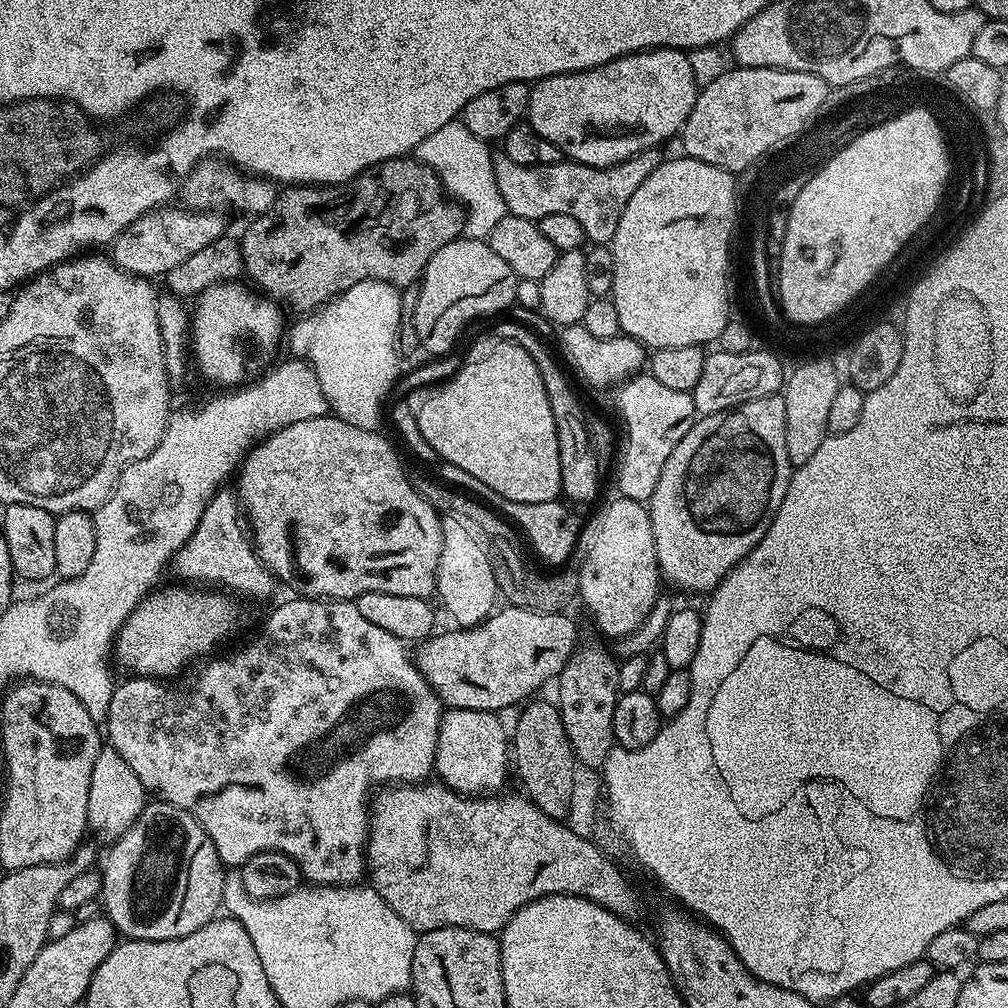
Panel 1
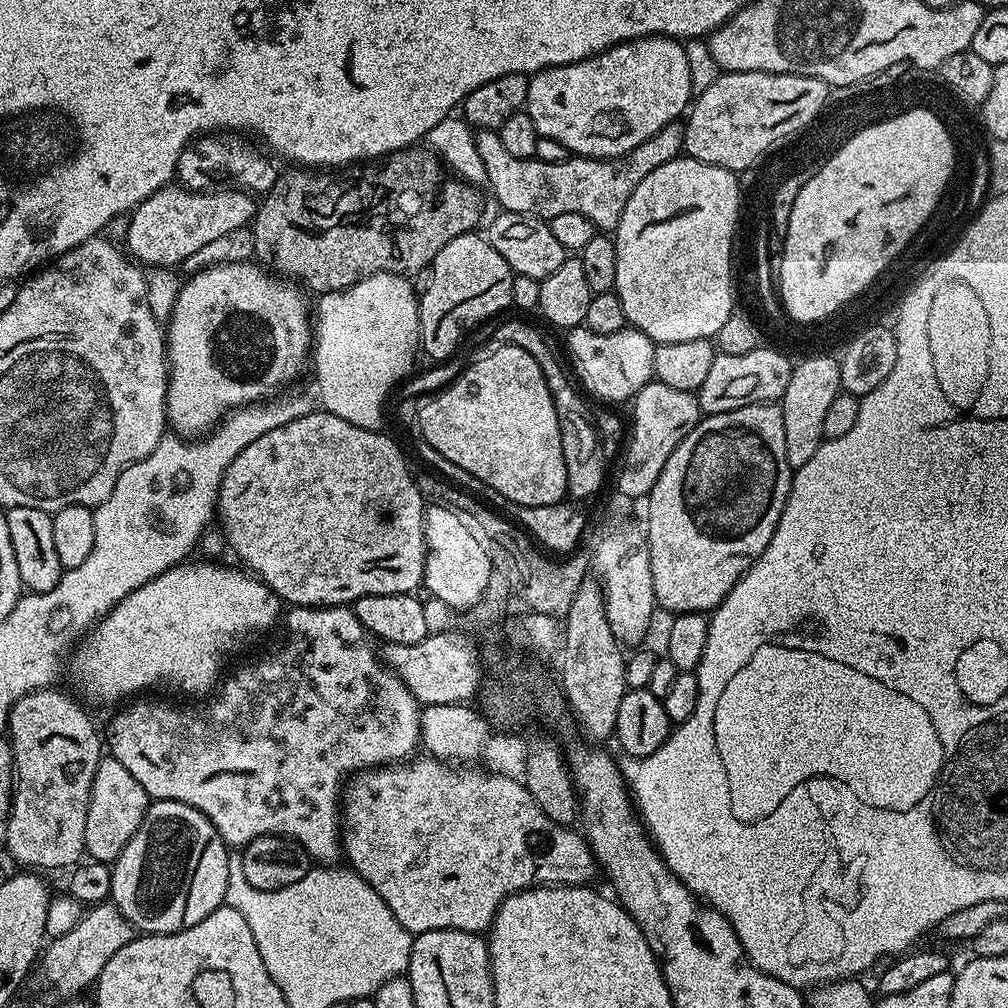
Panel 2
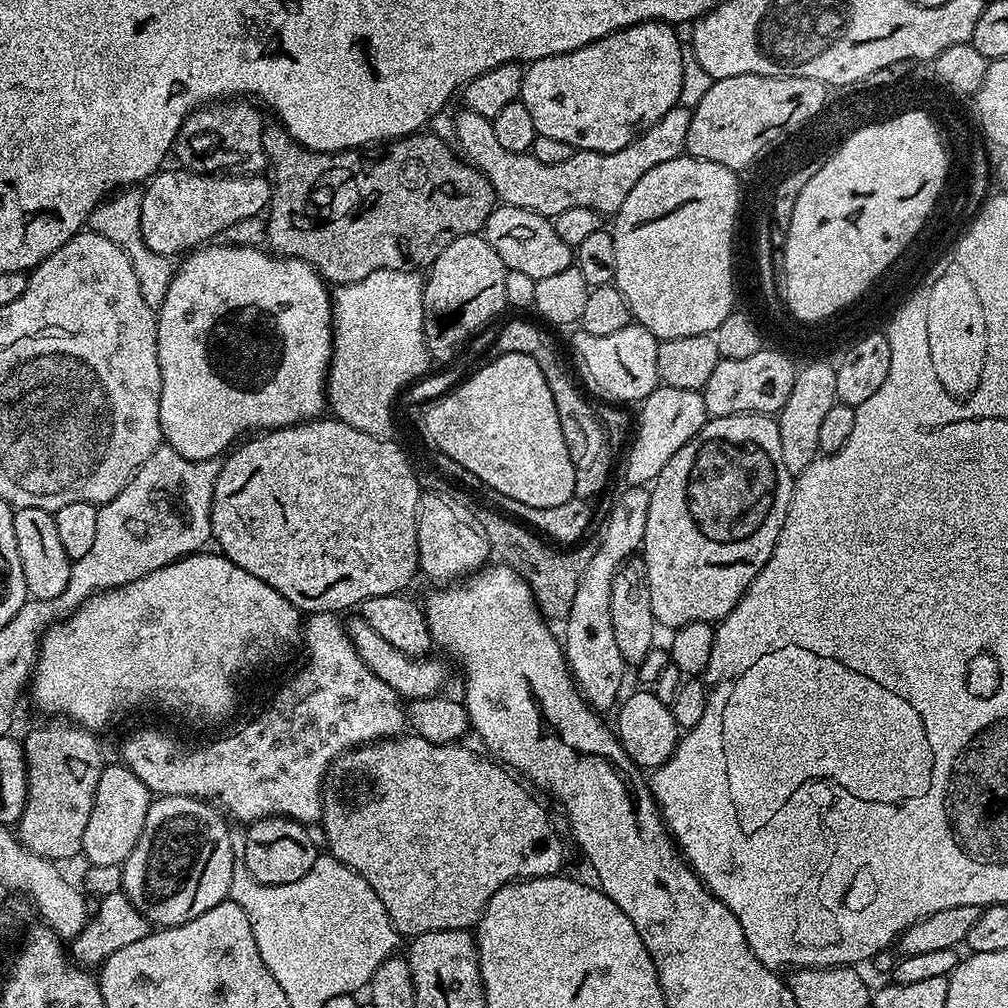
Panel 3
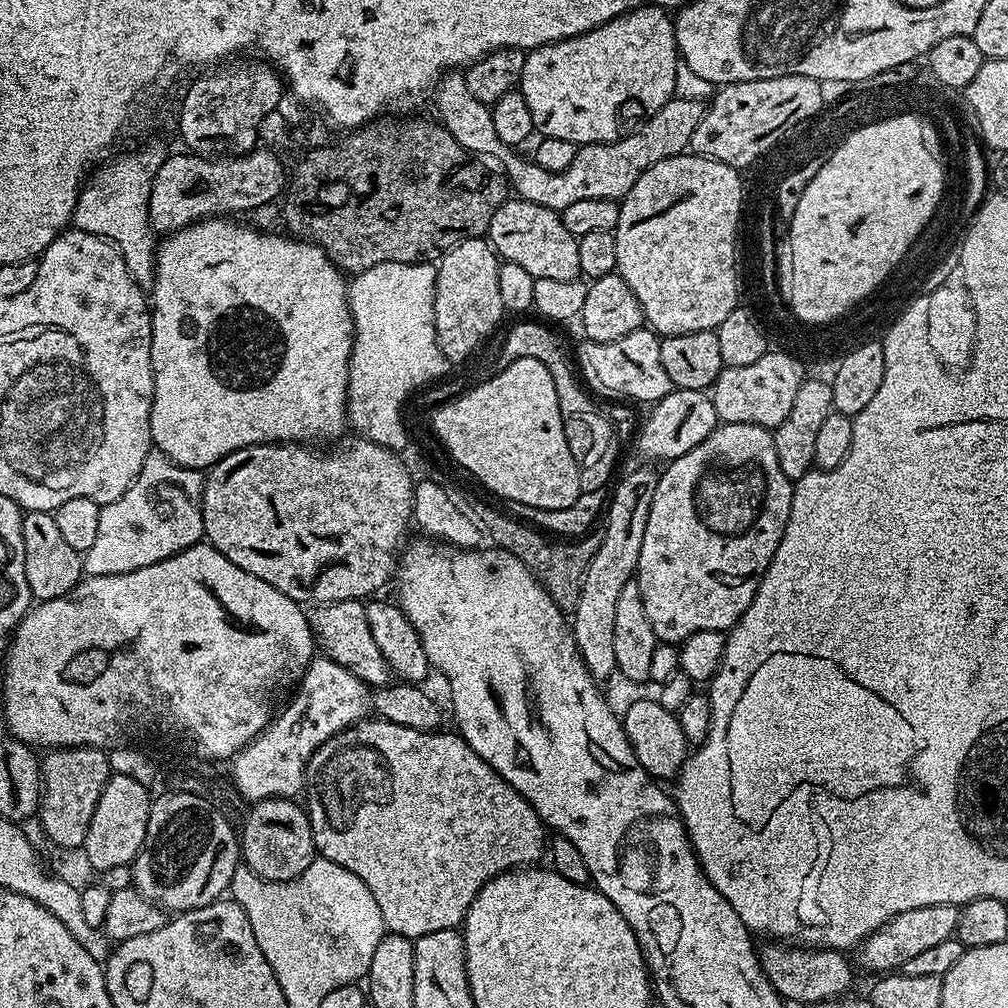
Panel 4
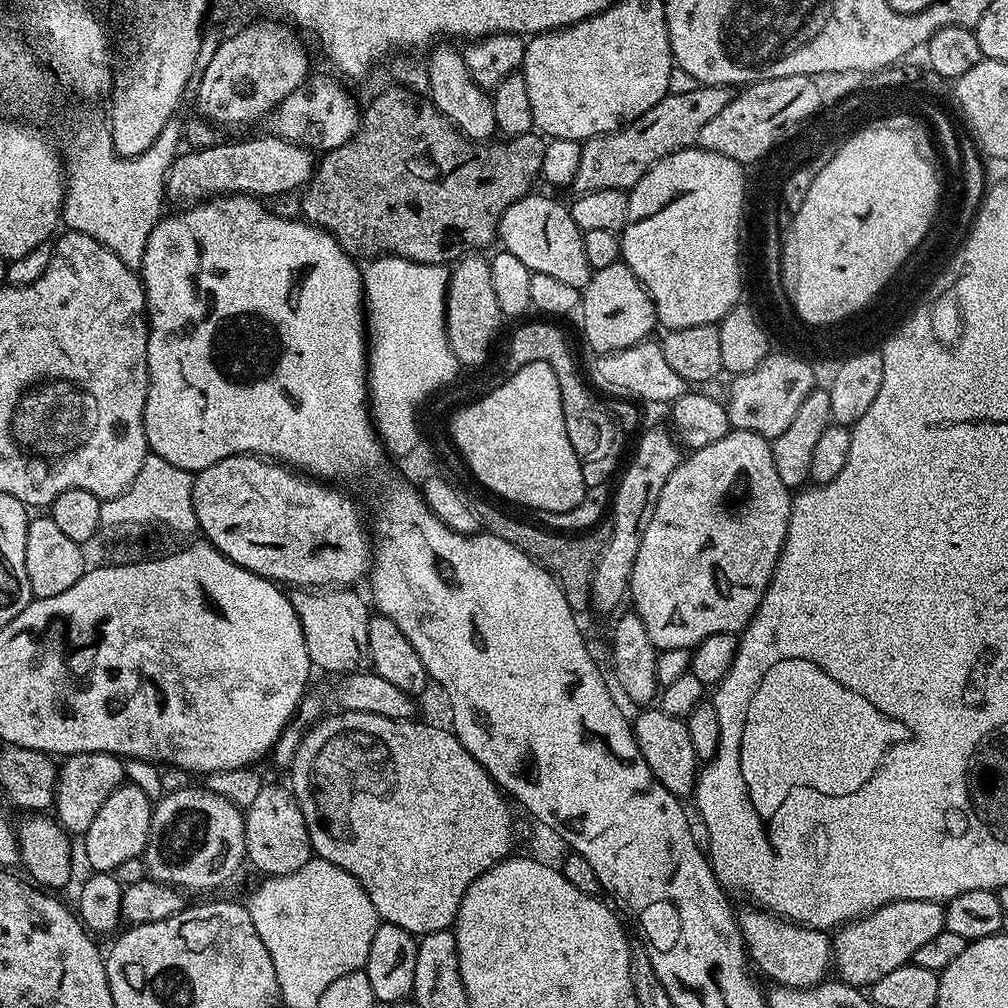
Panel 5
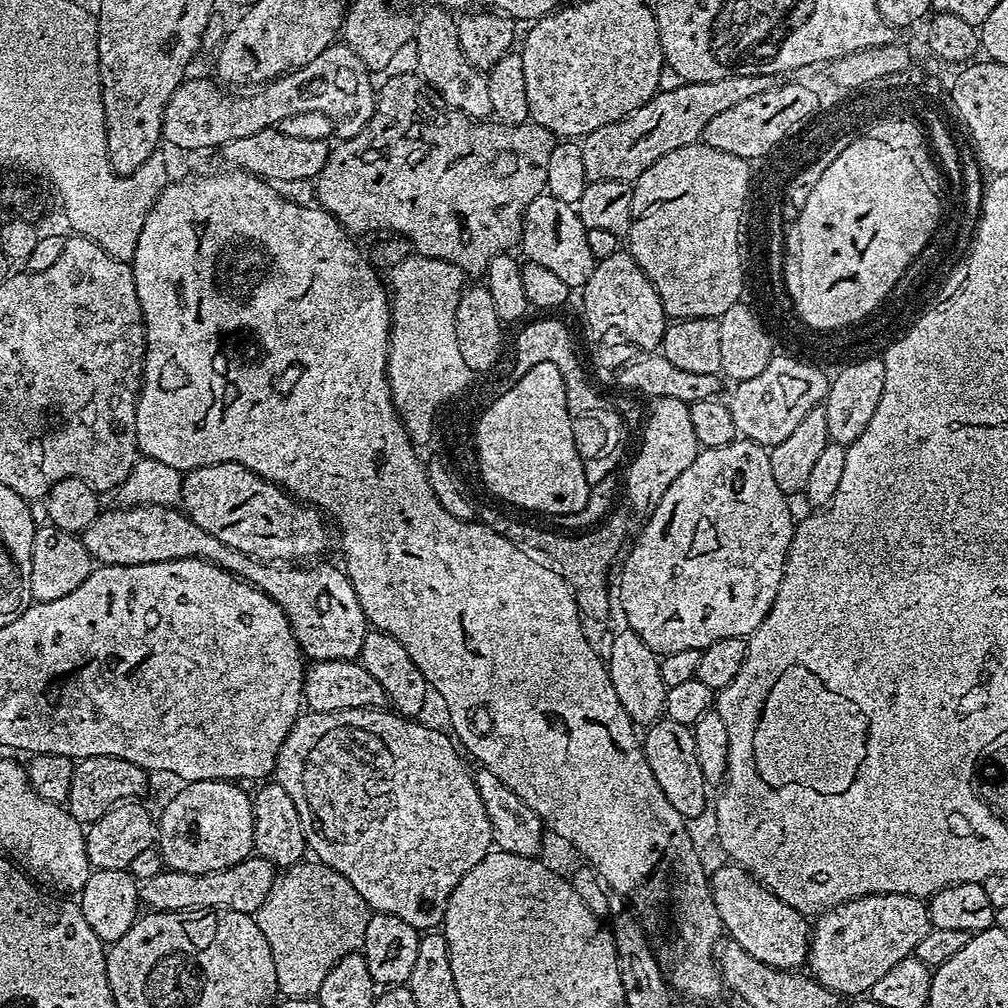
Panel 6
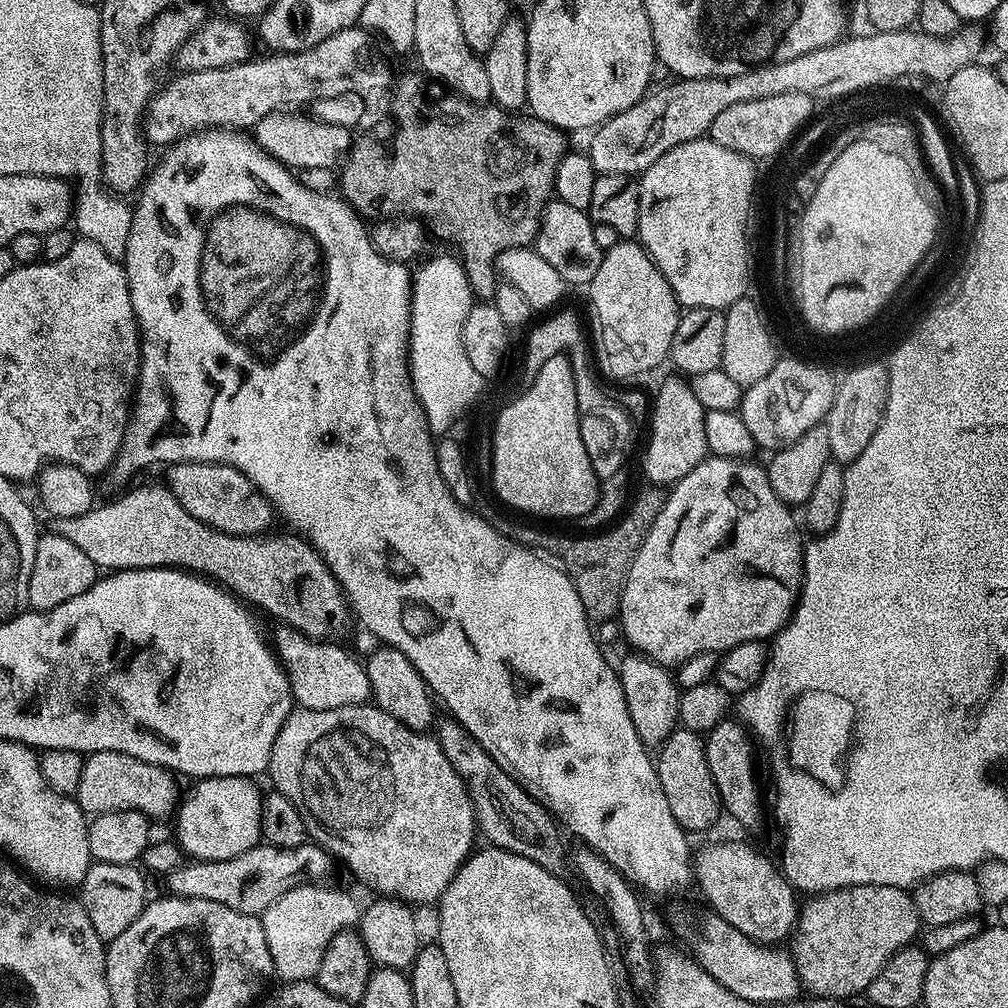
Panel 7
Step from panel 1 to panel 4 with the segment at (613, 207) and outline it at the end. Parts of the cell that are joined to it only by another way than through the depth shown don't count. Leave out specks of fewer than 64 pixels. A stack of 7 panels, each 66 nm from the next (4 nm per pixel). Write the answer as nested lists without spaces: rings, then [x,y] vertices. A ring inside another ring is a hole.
[[[453,70],[441,79],[435,89],[436,108],[440,111],[439,123],[443,124],[450,134],[454,134],[454,142],[462,146],[476,158],[489,156],[504,167],[503,175],[517,197],[526,202],[534,202],[538,206],[546,206],[550,210],[563,213],[566,206],[574,202],[583,202],[590,198],[606,198],[617,202],[632,189],[634,182],[654,166],[654,162],[665,160],[671,156],[679,156],[691,145],[692,135],[702,122],[705,101],[691,100],[683,94],[677,95],[662,110],[648,117],[635,130],[612,144],[581,144],[576,149],[574,160],[561,172],[551,172],[536,164],[535,159],[523,160],[515,156],[513,149],[504,144],[494,134],[492,110],[489,105],[478,102],[474,94],[470,94],[470,86],[466,86],[464,72]]]

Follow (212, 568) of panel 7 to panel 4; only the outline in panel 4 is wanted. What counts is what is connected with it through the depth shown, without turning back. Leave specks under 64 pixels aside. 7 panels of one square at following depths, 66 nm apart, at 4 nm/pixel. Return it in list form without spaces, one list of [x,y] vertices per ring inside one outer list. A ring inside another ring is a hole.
[[[361,601],[321,604],[311,609],[310,619],[319,647],[329,660],[338,662],[373,689],[383,688],[393,679],[392,668],[378,648],[378,642],[374,642],[374,634],[370,634],[370,622],[366,622],[366,610]]]

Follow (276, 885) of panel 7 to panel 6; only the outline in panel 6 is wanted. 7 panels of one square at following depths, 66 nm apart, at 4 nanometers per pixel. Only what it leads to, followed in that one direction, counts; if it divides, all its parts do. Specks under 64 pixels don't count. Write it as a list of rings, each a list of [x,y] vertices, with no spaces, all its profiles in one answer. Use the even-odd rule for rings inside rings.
[[[255,854],[226,870],[210,874],[186,874],[165,870],[140,884],[140,899],[145,909],[154,912],[190,912],[194,908],[229,908],[254,914],[266,902],[268,892],[278,879],[277,869],[266,858]]]

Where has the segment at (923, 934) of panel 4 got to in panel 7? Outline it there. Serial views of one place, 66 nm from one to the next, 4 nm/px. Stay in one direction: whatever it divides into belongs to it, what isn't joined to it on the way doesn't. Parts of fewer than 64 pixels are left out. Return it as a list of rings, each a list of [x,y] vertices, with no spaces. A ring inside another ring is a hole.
[[[850,886],[836,892],[823,892],[811,897],[808,905],[798,912],[798,925],[791,941],[791,955],[796,962],[800,983],[813,997],[830,1000],[848,1000],[867,993],[870,982],[878,978],[882,966],[898,950],[909,947],[921,935],[920,911],[911,891],[894,886]]]

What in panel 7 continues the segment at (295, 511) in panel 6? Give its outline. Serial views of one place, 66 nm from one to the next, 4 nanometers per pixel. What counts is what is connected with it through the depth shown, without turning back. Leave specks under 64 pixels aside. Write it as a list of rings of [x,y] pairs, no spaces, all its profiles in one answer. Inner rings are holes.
[[[186,462],[171,465],[167,472],[166,487],[191,516],[198,518],[198,522],[235,536],[260,536],[267,533],[264,531],[271,526],[273,505],[238,469],[229,464]]]

